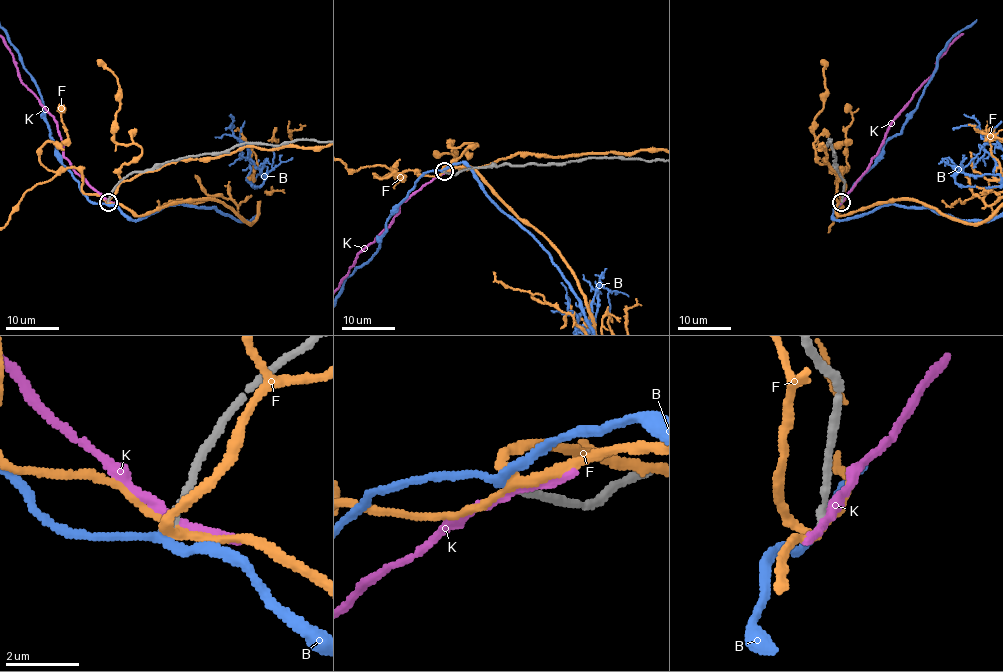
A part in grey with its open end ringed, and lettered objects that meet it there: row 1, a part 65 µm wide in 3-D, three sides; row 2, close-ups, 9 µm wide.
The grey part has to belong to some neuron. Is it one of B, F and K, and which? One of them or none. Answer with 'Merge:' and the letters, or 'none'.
Merge: B

